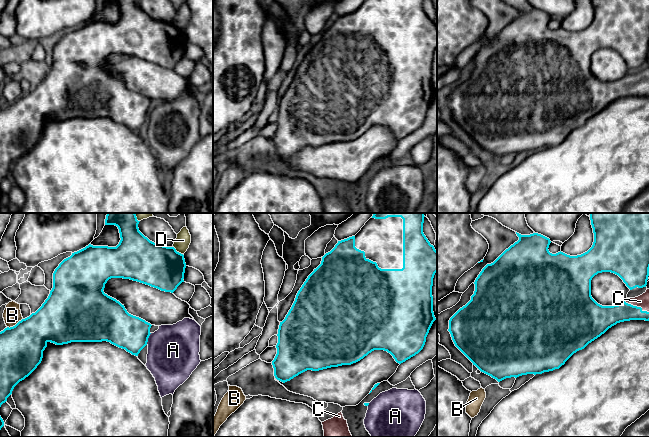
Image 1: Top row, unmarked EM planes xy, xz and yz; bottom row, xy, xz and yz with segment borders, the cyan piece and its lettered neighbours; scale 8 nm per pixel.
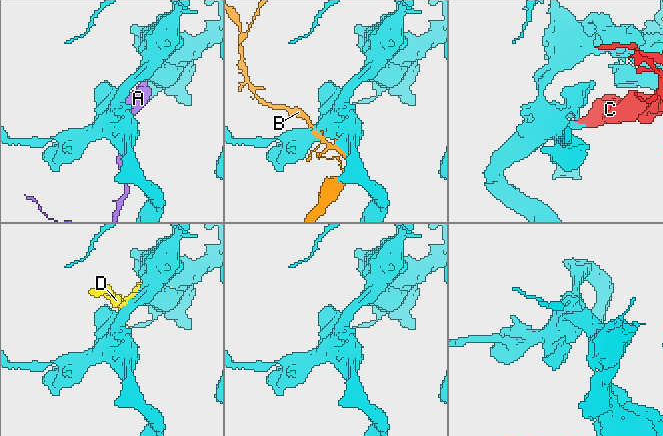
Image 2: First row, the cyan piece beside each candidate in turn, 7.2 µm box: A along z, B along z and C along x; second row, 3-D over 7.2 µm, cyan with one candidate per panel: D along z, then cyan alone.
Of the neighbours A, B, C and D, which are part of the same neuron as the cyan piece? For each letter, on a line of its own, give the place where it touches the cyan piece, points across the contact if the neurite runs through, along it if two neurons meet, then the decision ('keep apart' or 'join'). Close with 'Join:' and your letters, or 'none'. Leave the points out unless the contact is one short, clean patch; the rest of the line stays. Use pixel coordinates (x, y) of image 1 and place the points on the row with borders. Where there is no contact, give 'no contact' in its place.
A: contact xy (147, 339); keep apart
B: contact xy (15, 325); keep apart
C: contact yz (636, 306); join
D: contact xy (176, 251); keep apart
Join: C

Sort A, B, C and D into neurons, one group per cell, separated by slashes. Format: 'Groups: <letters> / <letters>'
Groups: A / B / C / D

